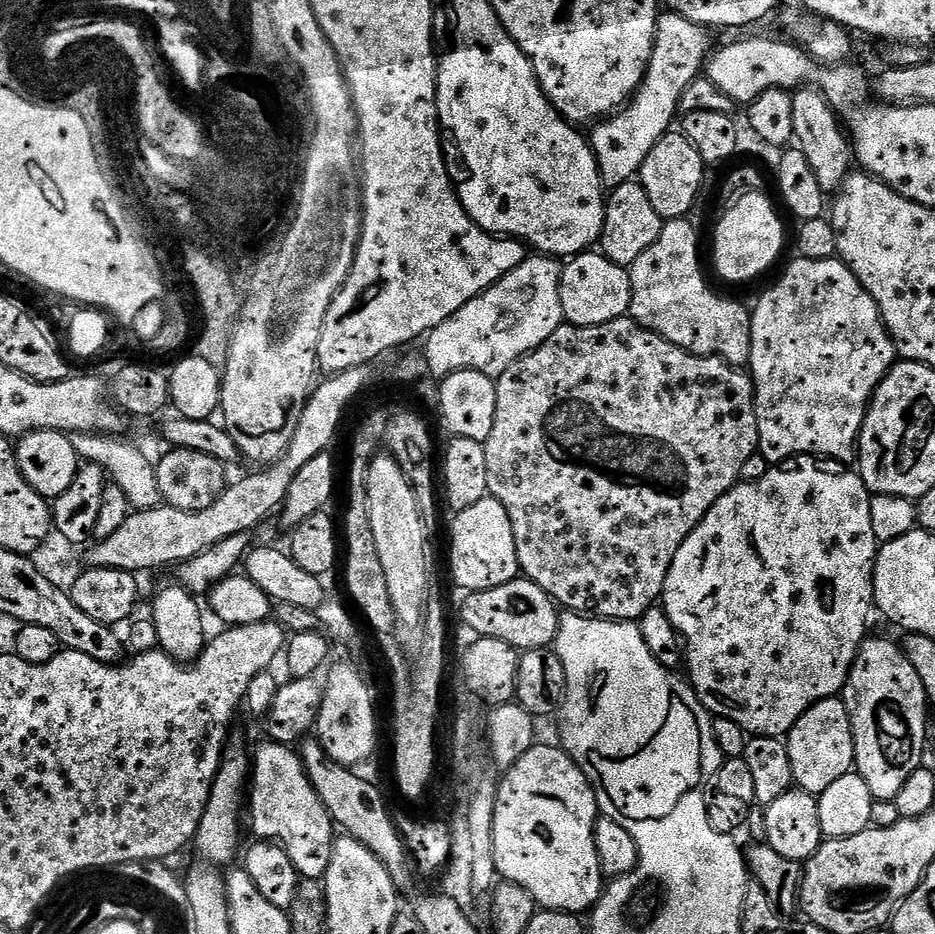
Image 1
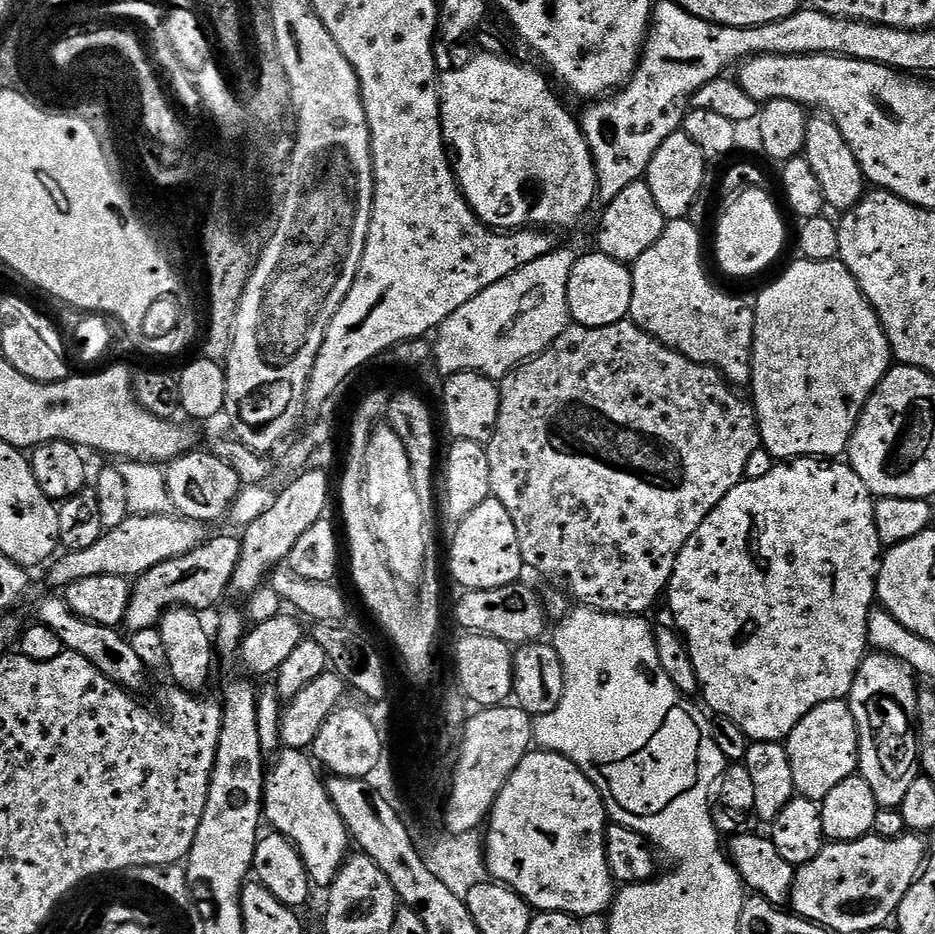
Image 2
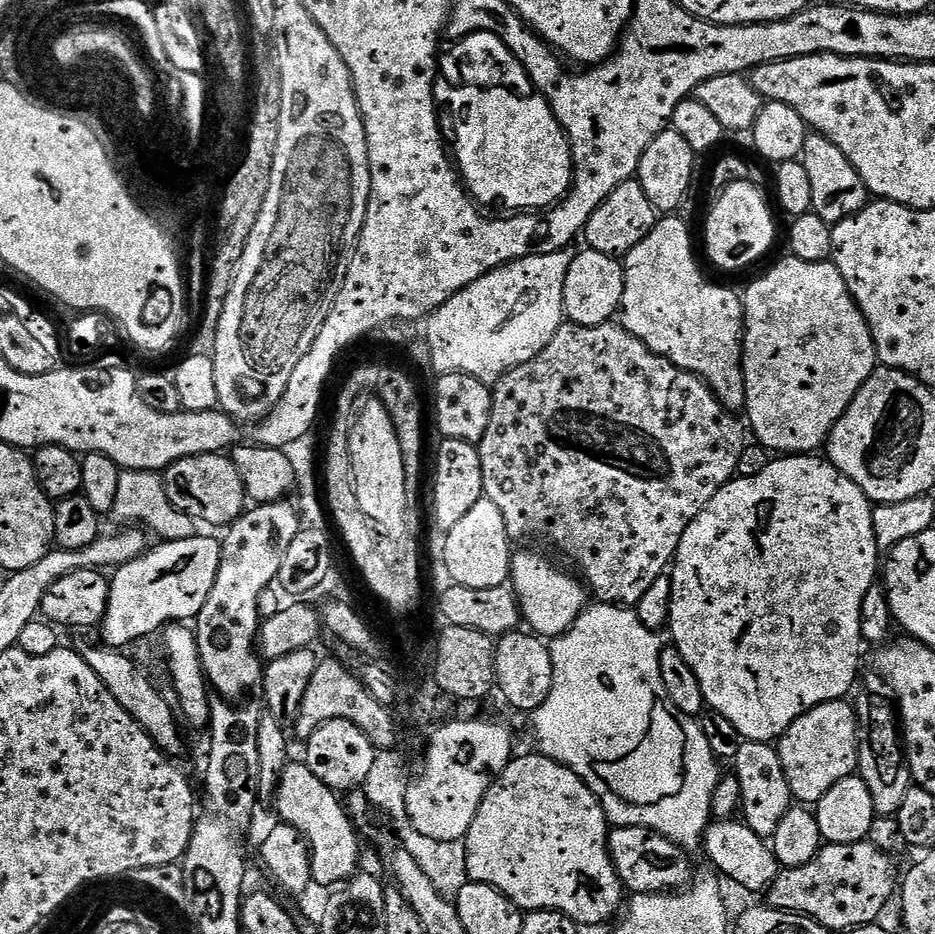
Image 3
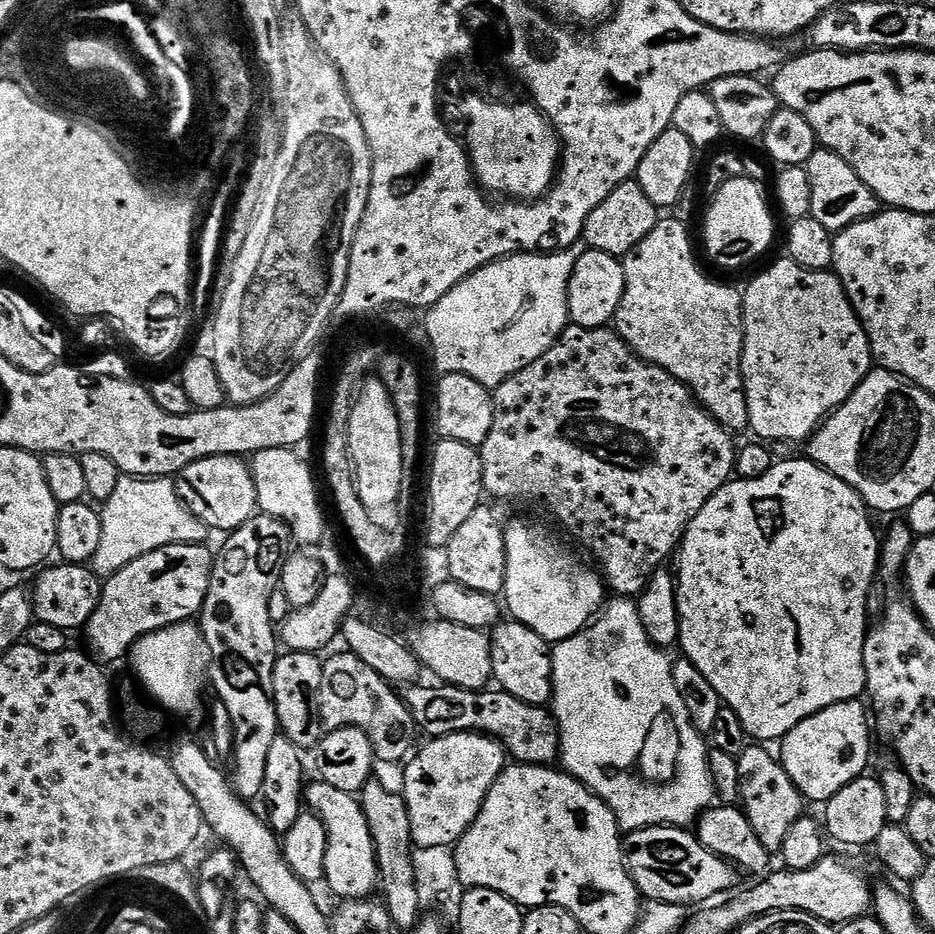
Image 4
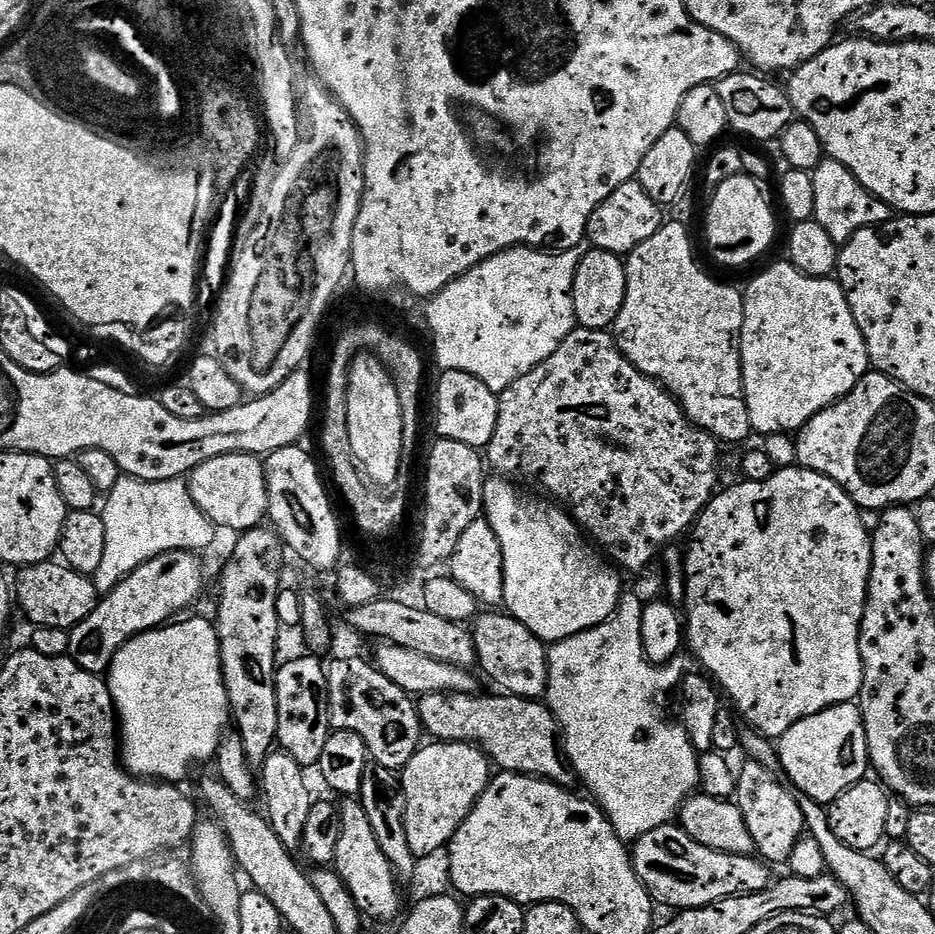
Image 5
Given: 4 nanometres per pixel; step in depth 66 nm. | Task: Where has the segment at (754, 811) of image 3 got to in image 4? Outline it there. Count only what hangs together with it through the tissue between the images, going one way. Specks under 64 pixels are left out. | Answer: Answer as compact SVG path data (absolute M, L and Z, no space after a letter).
M745 747L735 761L736 780L740 783L739 803L750 826L754 826L754 834L758 834L762 846L766 846L768 852L776 854L779 853L782 842L786 842L786 833L790 826L794 826L794 822L798 822L805 815L806 801L798 786L794 786L790 774L786 774L784 765L764 748L767 747Z

